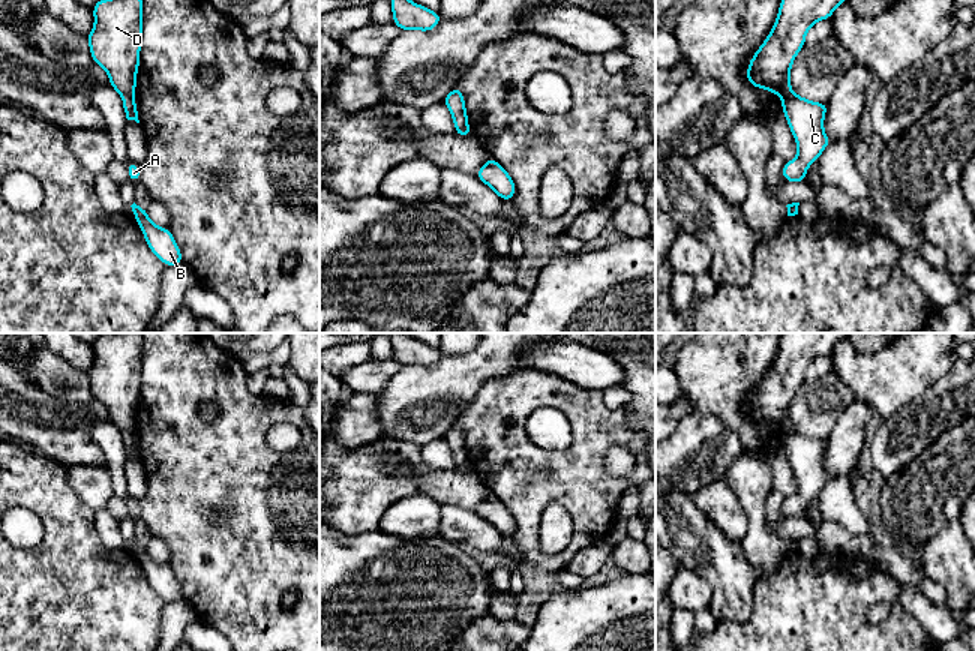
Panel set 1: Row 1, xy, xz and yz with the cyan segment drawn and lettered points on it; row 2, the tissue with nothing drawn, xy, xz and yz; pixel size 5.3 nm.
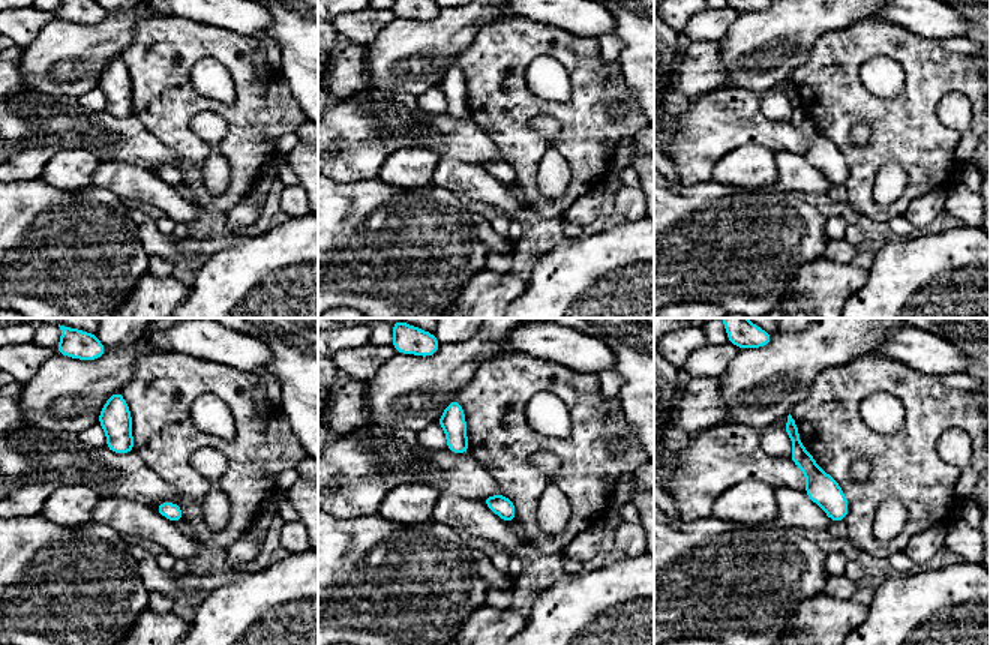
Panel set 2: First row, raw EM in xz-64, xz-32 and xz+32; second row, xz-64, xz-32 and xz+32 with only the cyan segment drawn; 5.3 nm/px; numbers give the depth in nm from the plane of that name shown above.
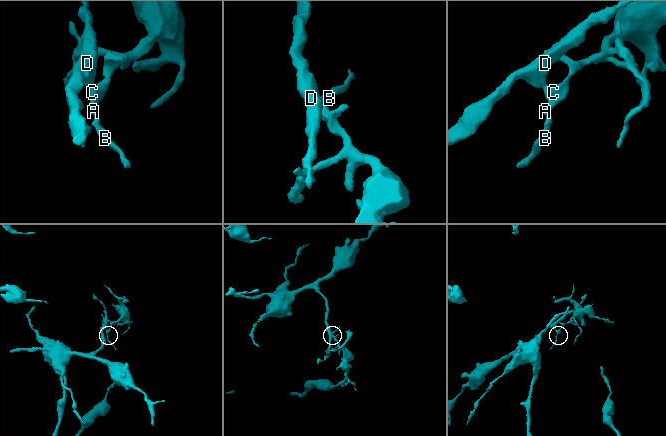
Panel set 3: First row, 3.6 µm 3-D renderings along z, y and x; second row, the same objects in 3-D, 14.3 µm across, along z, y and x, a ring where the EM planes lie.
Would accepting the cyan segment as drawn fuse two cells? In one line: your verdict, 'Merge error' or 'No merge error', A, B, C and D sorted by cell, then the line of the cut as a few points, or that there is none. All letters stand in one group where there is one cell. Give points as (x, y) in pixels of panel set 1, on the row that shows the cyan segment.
Merge error. Groups: A B C / D. Split along xy (132, 93), (123, 98)

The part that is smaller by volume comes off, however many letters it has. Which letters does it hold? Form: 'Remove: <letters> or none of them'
Remove: A, B, C

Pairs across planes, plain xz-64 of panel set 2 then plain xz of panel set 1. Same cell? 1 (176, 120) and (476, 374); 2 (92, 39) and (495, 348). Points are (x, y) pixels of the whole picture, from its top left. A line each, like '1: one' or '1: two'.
1: two
2: one

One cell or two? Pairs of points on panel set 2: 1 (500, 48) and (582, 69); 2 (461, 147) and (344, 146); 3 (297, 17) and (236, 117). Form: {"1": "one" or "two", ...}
{"1": "one", "2": "one", "3": "two"}

